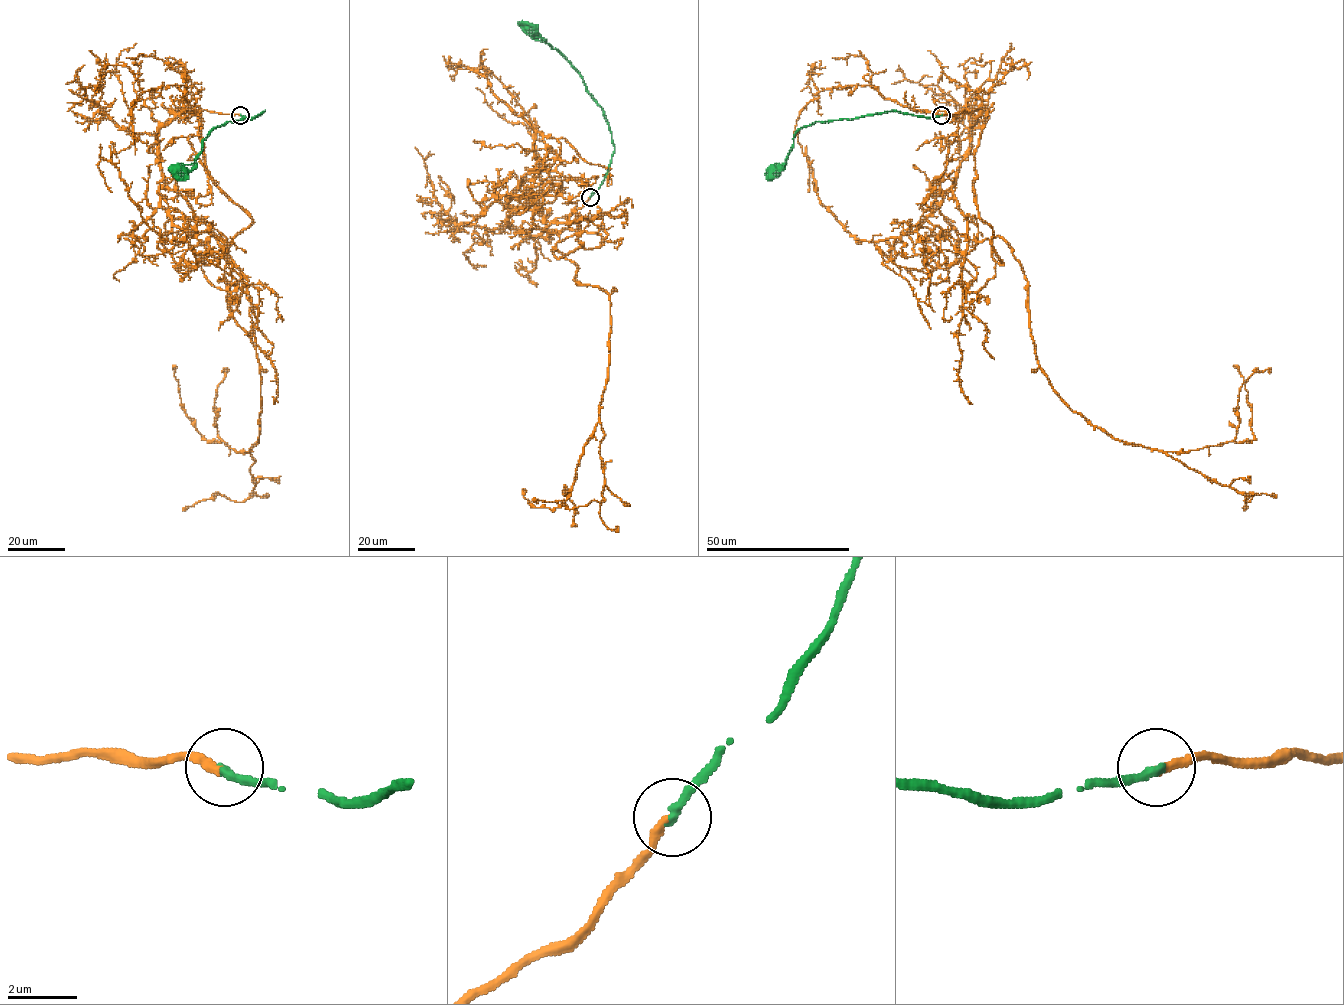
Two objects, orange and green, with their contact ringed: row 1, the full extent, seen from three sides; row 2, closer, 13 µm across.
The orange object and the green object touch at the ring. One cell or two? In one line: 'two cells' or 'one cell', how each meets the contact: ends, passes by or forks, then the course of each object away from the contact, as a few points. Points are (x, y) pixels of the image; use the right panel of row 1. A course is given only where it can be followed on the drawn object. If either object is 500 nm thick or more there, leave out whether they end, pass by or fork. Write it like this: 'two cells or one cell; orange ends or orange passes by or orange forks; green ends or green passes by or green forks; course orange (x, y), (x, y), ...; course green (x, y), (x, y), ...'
one cell; orange ends; green ends; course orange (941, 115), (986, 111), (978, 216), (1071, 410), (1151, 449), (1250, 442), (1234, 364); course green (941, 115), (926, 118), (889, 111), (801, 127), (783, 168), (772, 174)

